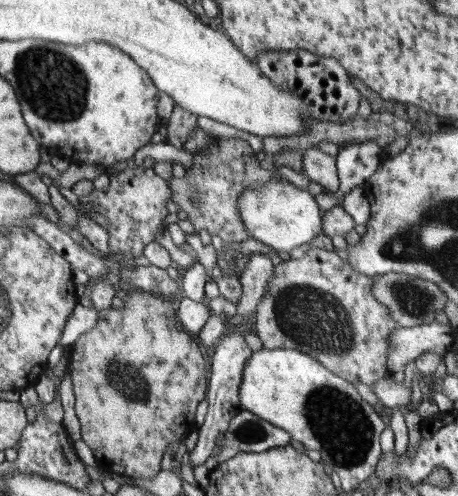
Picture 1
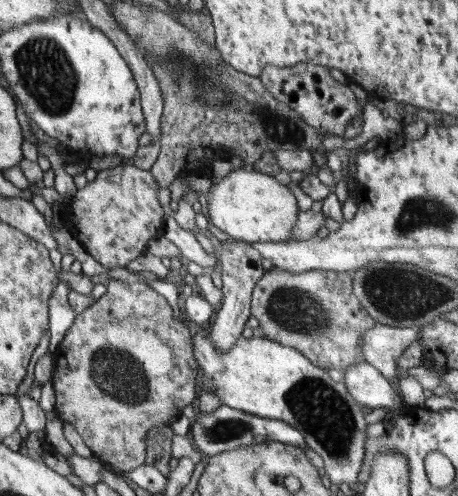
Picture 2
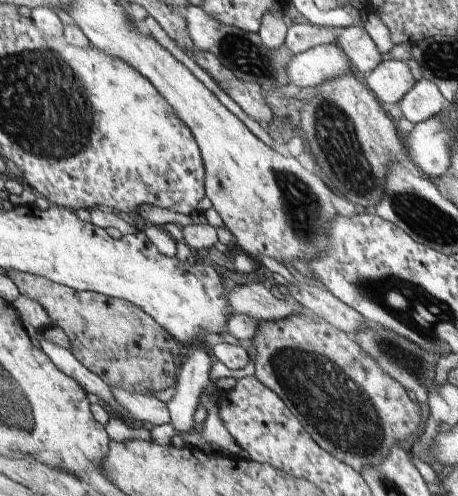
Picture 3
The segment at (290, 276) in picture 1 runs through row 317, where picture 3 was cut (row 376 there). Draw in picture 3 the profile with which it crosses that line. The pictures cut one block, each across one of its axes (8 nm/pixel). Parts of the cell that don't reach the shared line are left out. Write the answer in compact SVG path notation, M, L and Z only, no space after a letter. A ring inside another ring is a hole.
M303 310L301 314L291 314L283 320L257 322L255 334L247 346L251 346L251 342L255 348L255 378L279 396L317 446L351 466L355 472L361 472L369 464L377 466L389 450L395 448L397 440L409 438L417 430L419 410L417 404L407 398L407 390L395 378L387 376L349 334L335 328L331 322Z

